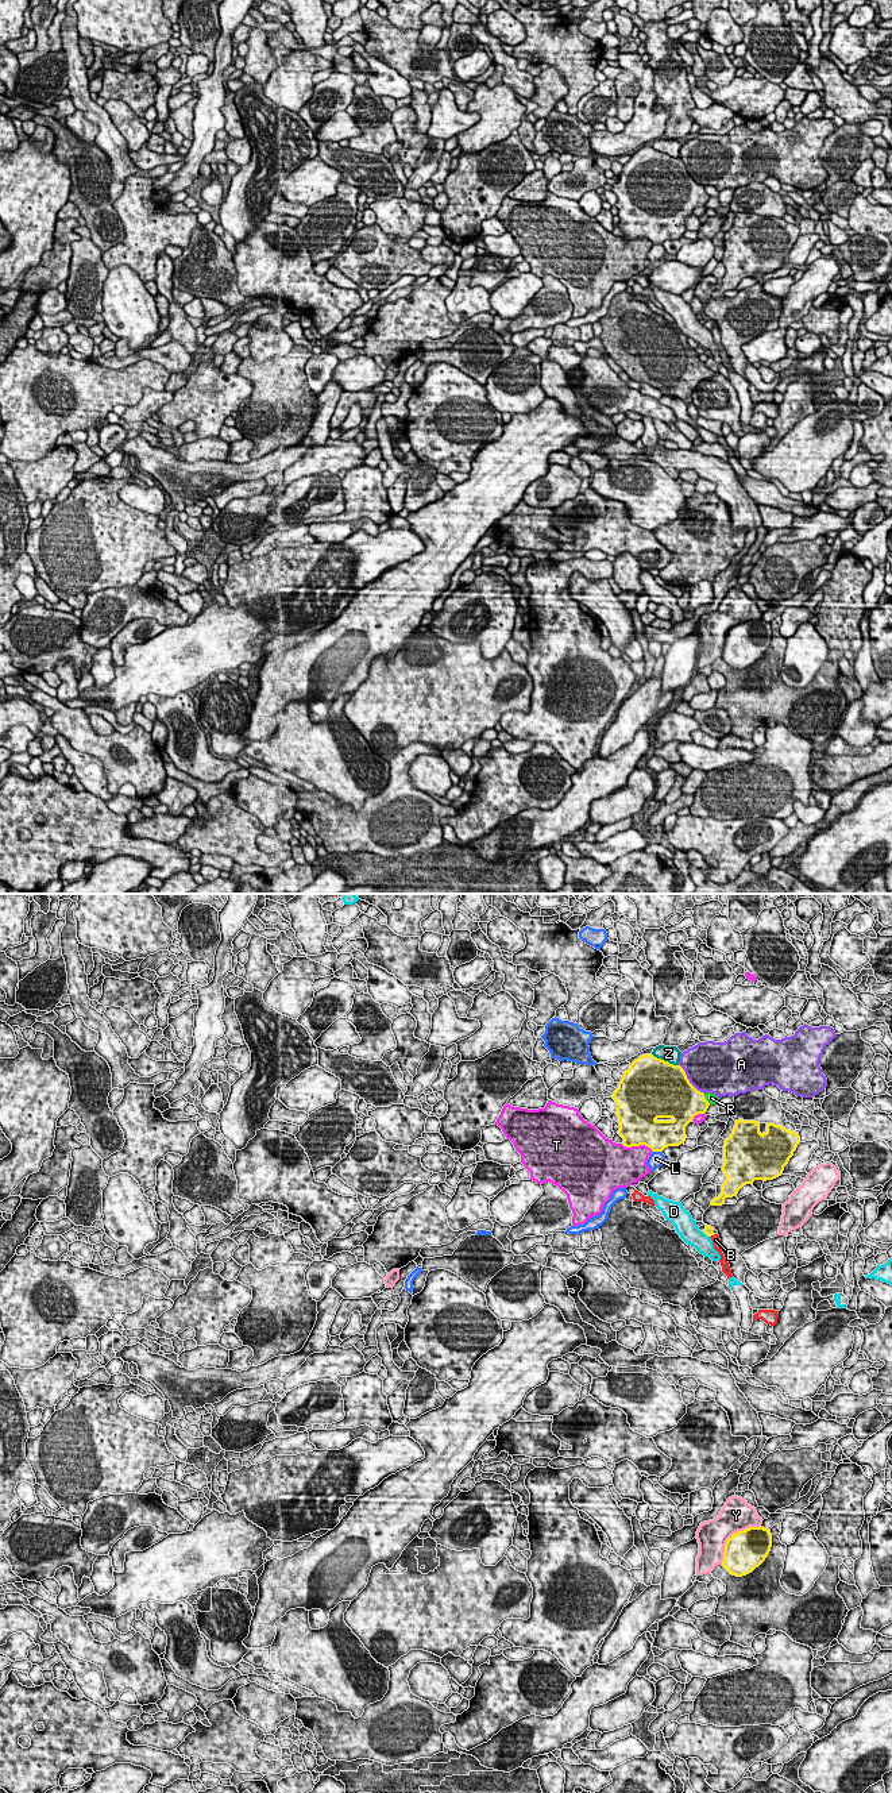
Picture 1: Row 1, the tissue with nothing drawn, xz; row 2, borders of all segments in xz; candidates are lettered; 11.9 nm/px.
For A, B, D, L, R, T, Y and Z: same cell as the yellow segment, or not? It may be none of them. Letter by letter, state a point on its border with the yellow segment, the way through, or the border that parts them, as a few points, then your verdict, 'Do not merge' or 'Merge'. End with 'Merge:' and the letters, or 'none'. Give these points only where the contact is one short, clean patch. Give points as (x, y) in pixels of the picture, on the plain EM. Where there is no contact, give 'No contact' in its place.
A: Touches yellow at xz (688, 173). Do not merge
B: Touches yellow at xz (711, 327). Boundary: xz (714, 327), (710, 330). Do not merge
D: Touches yellow at xz (706, 327). Boundary: xz (702, 324), (709, 330). Do not merge
L: Touches yellow at xz (657, 243). Do not merge
R: Touches yellow at xz (705, 192). Do not merge
T: Touches yellow at xz (637, 238). Do not merge
Y: Touches yellow at xz (732, 628). Do not merge
Z: Touches yellow at xz (665, 154). Do not merge
Merge: none

